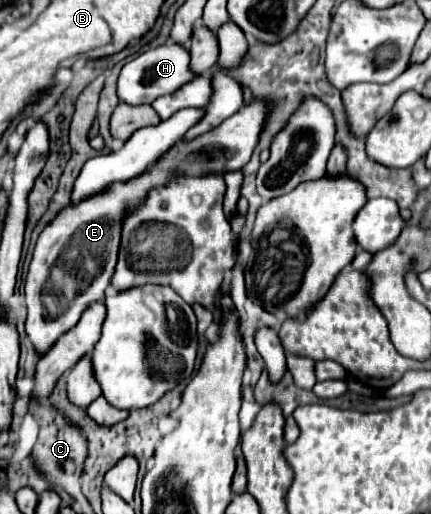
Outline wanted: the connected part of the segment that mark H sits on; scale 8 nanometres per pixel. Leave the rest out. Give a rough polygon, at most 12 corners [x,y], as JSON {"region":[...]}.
{"region":[[176,42],[124,64],[118,98],[152,104],[190,82],[190,52]]}

